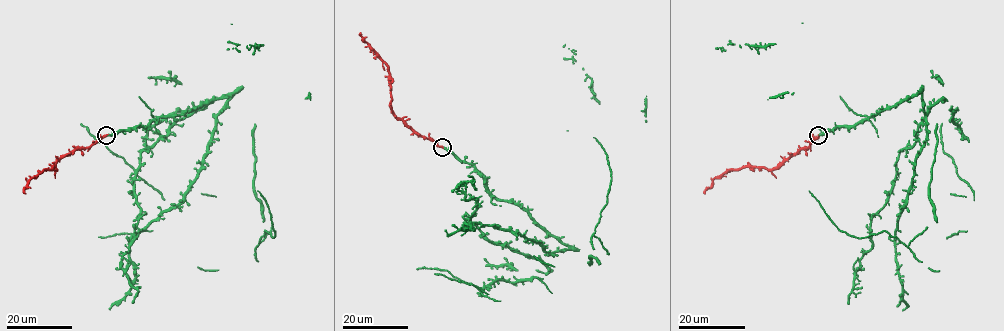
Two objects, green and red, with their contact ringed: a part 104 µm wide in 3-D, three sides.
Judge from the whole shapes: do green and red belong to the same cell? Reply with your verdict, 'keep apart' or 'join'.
join

